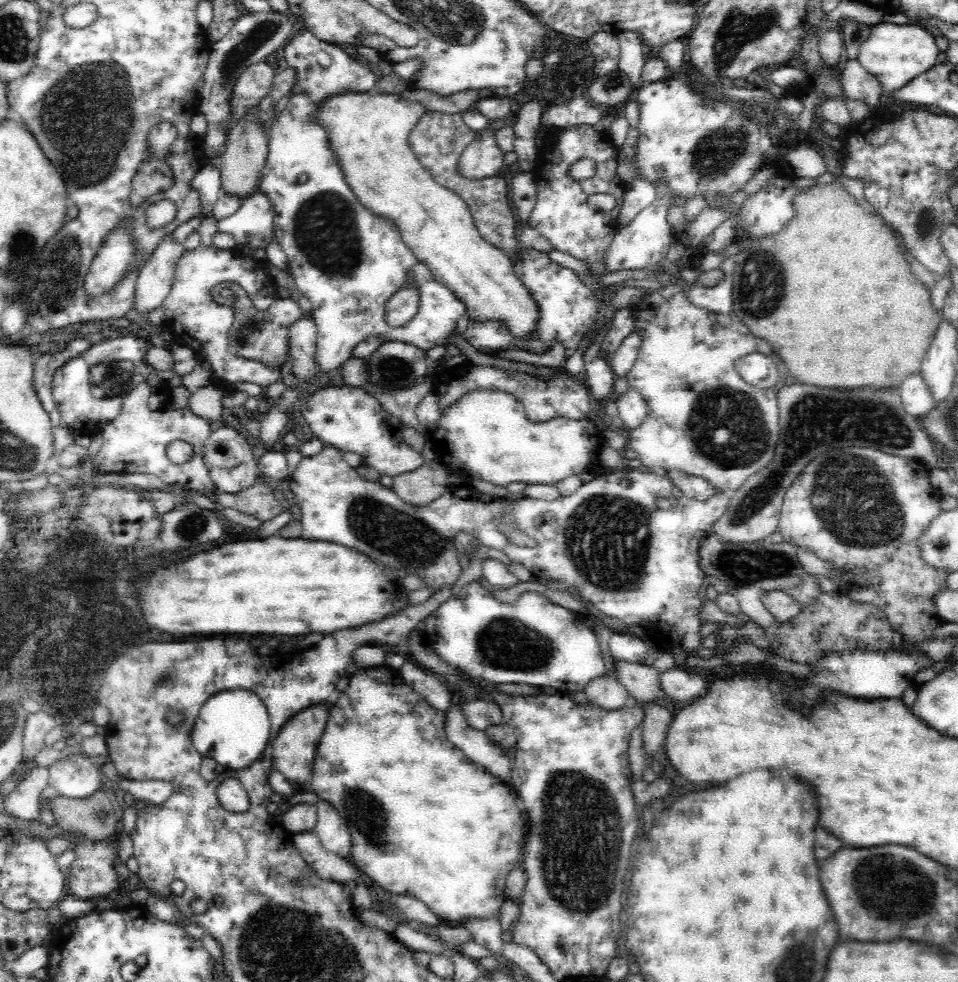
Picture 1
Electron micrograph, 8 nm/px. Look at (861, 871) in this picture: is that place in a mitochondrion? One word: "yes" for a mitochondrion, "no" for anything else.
yes

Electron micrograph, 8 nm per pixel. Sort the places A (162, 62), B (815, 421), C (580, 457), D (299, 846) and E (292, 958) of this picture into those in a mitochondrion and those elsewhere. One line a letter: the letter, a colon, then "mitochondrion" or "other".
A: other
B: mitochondrion
C: other
D: other
E: mitochondrion

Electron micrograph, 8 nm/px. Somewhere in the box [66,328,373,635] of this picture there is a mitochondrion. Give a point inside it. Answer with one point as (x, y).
(112, 379)

